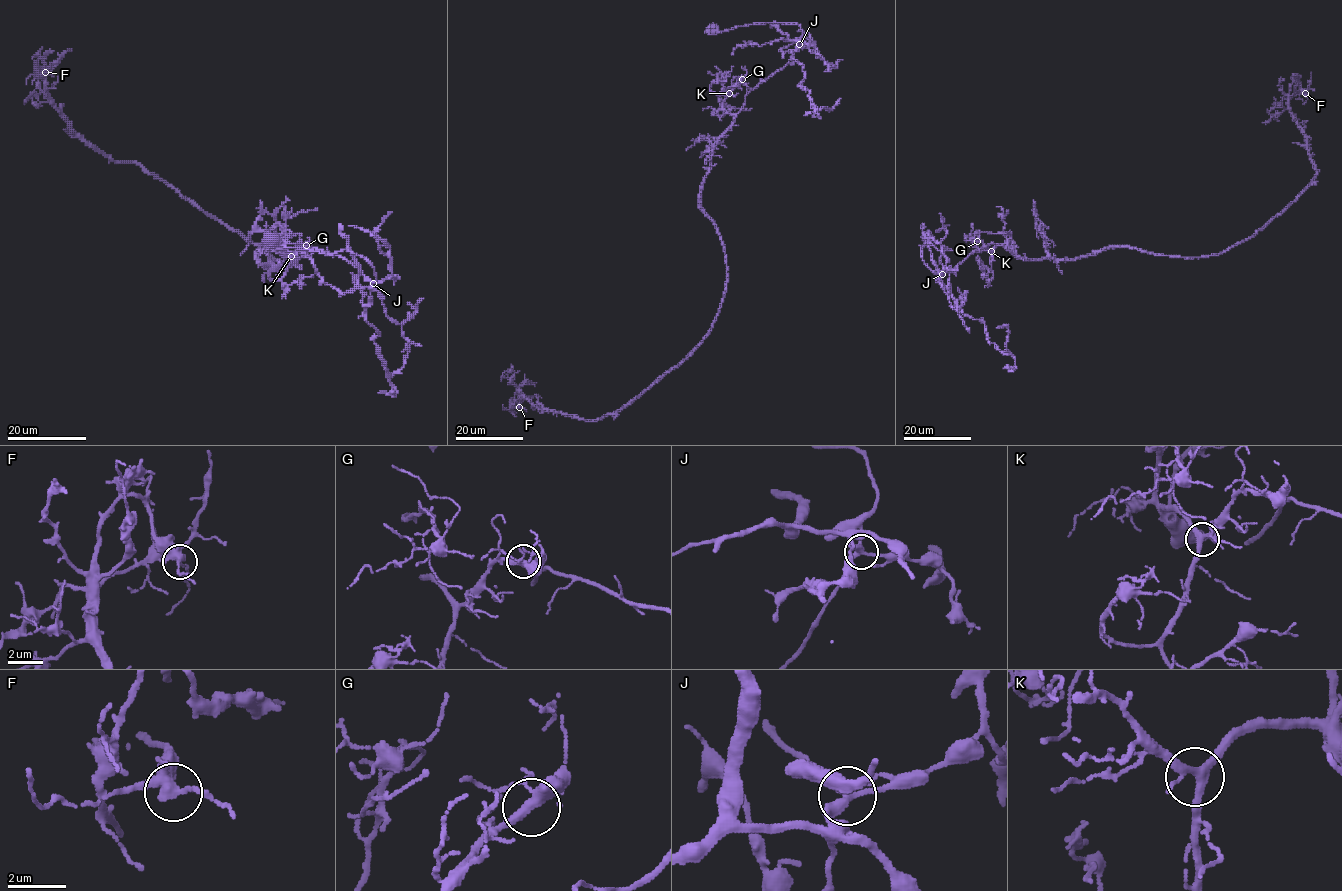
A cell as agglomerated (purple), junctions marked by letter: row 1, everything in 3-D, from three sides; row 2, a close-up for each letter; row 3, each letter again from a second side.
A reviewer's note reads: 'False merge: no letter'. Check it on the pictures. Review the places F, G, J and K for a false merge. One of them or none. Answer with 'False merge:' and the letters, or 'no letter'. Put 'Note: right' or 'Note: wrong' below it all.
False merge: J
Note: wrong

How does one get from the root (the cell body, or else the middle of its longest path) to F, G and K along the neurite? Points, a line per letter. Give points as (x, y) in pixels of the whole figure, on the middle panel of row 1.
F: (711, 27), (803, 35), (713, 151), (700, 206), (726, 290), (710, 333), (600, 419), (521, 391), (519, 407)
G: (711, 27), (800, 26), (788, 63), (730, 115), (723, 101), (742, 79)
K: (711, 27), (779, 22), (797, 24), (803, 33), (788, 63), (752, 89), (735, 115), (723, 107), (729, 93)

